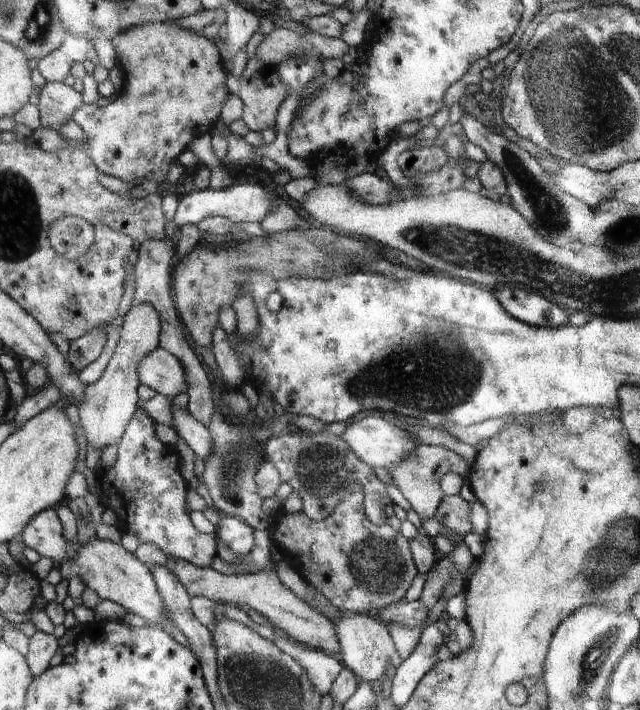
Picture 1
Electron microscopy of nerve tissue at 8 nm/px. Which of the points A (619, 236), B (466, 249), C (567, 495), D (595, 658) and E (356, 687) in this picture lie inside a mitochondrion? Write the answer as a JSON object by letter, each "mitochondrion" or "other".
{"A":"mitochondrion","B":"mitochondrion","C":"other","D":"mitochondrion","E":"other"}

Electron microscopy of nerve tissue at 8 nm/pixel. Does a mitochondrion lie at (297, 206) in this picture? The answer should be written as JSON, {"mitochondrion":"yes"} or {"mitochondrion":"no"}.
{"mitochondrion":"no"}

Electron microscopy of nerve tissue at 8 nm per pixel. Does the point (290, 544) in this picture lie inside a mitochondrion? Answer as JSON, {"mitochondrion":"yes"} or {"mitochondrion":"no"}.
{"mitochondrion":"no"}

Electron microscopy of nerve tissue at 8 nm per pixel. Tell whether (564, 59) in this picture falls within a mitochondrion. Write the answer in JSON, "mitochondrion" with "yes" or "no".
{"mitochondrion":"yes"}

